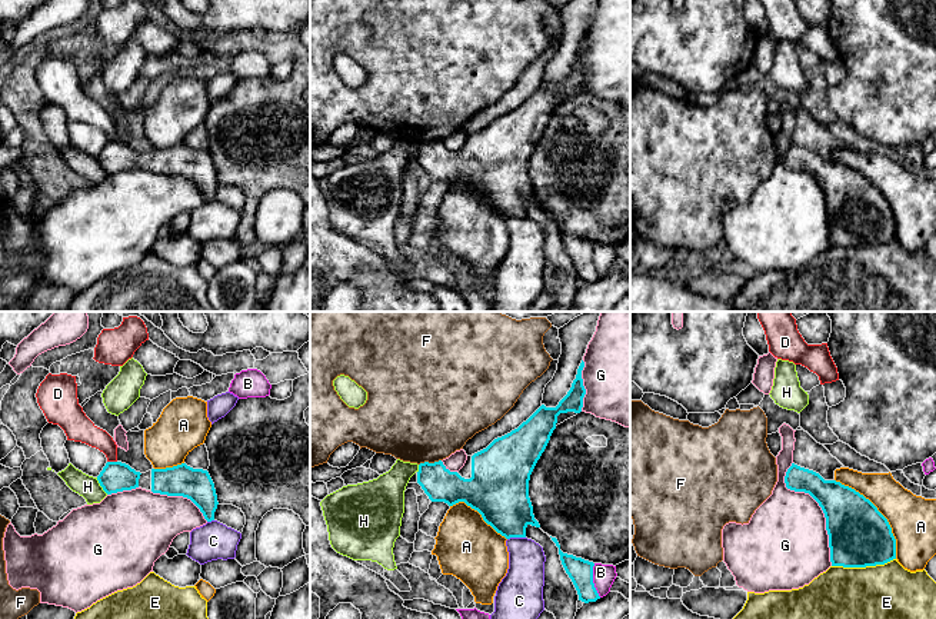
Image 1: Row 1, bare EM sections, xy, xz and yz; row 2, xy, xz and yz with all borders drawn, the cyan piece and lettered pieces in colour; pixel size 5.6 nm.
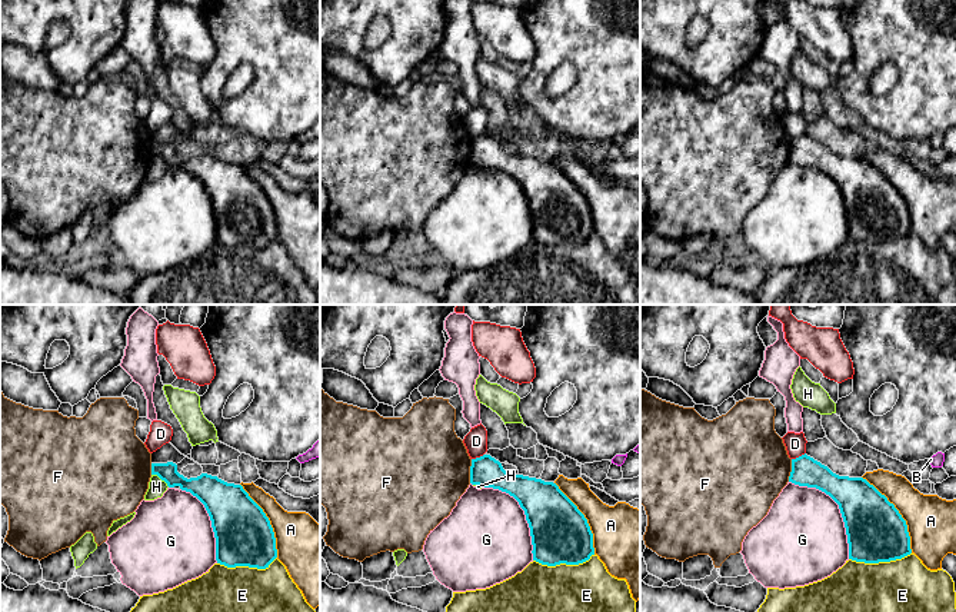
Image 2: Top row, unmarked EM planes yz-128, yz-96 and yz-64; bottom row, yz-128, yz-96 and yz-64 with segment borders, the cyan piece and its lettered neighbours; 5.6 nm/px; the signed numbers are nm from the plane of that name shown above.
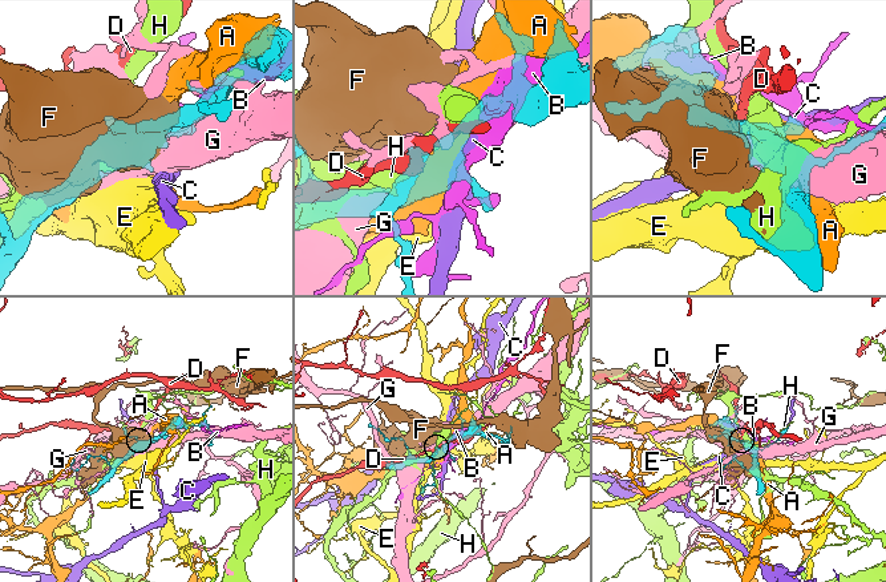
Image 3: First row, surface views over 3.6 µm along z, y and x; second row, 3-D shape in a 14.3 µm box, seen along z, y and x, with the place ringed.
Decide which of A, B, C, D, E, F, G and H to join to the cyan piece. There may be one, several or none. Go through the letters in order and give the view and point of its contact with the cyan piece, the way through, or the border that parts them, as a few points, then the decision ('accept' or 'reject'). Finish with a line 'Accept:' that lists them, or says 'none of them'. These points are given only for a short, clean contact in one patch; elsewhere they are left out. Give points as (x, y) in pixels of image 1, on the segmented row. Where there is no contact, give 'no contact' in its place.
A: contact yz (879, 512); reject
B: contact xz (592, 581); reject
C: contact xz (516, 536); reject
D: contact xy (112, 462); border xy (107, 461), (116, 462); reject
E: contact yz (863, 566); reject
F: contact xz (427, 462); reject
G: contact yz (819, 505); reject
H: contact xy (100, 485); reject
Accept: none of them

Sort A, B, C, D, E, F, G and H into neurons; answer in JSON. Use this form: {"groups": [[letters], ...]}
{"groups": [["A"], ["B"], ["C"], ["D"], ["E"], ["F"], ["G"], ["H"]]}

